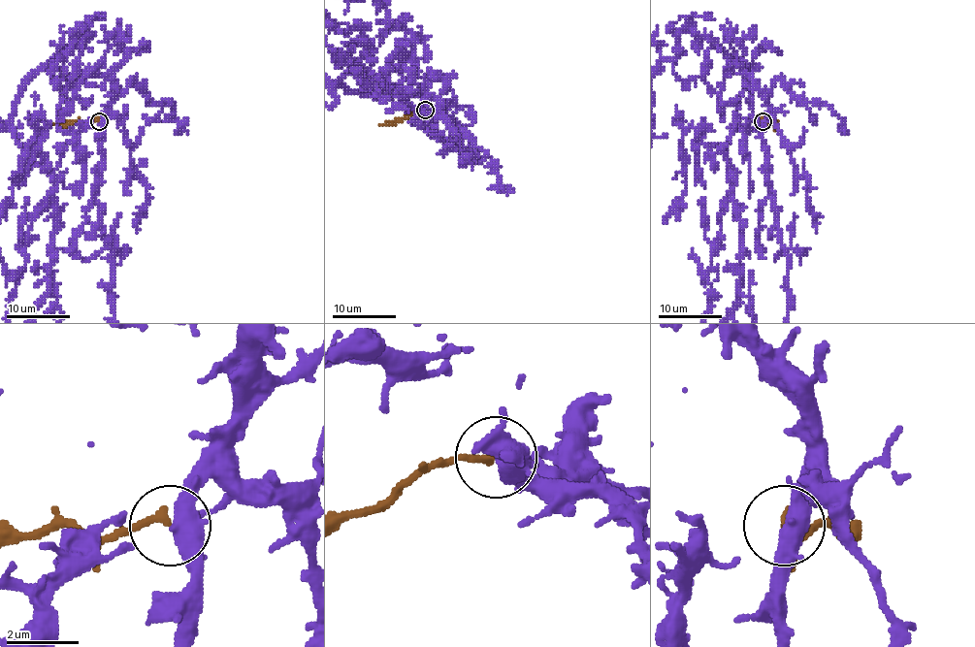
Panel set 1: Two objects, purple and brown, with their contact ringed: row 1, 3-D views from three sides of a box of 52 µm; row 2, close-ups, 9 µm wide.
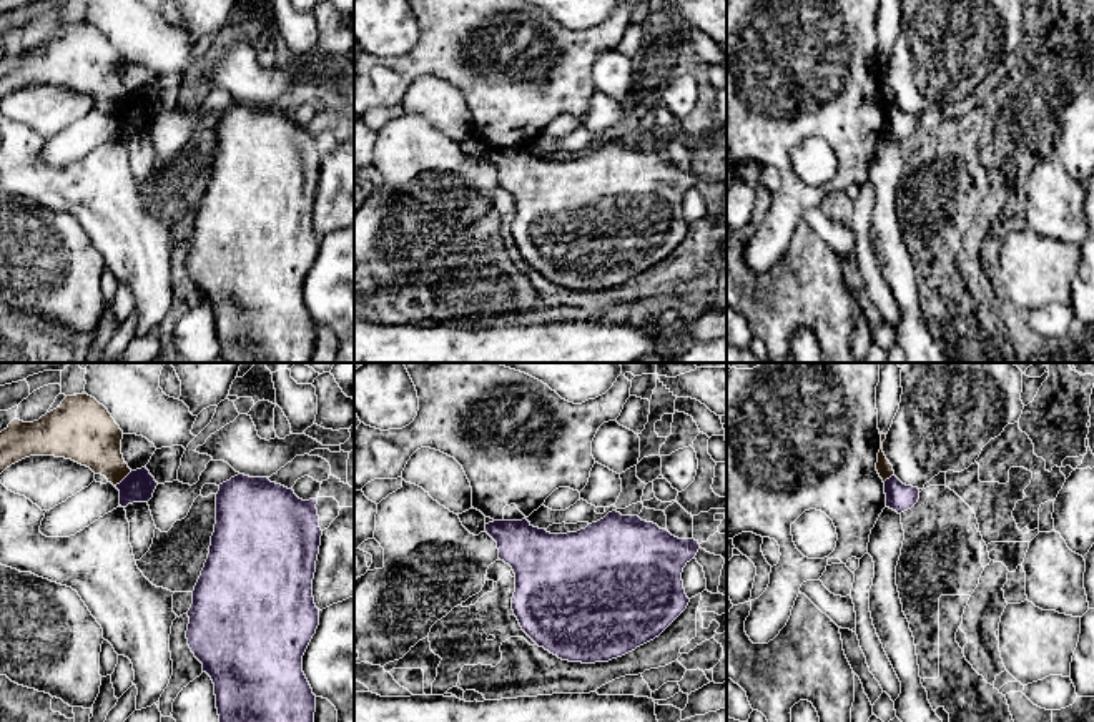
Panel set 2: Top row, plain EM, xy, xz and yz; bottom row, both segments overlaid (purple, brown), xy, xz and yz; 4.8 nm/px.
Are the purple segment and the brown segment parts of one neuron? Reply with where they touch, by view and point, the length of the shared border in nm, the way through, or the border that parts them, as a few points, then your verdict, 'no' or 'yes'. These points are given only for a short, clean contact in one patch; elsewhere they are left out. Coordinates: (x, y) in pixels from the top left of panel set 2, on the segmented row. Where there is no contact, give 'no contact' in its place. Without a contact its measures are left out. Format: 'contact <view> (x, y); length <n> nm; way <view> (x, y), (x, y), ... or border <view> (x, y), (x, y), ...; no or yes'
contact xy (125, 478); length 120 nm; border xy (132, 471), (115, 486); no

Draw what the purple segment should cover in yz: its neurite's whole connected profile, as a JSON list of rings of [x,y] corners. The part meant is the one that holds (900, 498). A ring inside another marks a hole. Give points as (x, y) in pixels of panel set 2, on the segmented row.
[[[896,476],[885,481],[886,507],[898,514],[911,509],[919,499],[919,489],[903,484]]]

